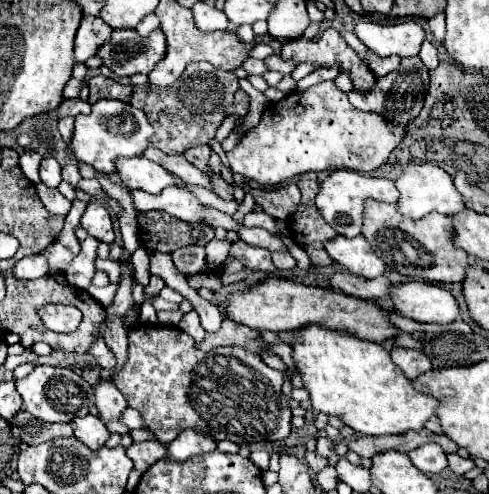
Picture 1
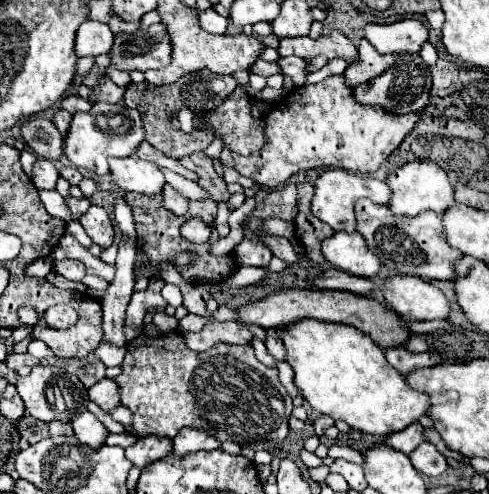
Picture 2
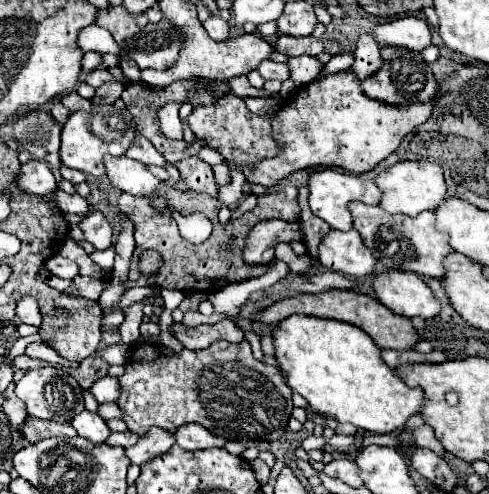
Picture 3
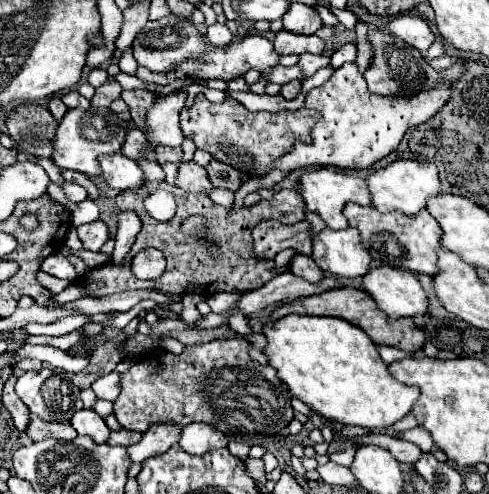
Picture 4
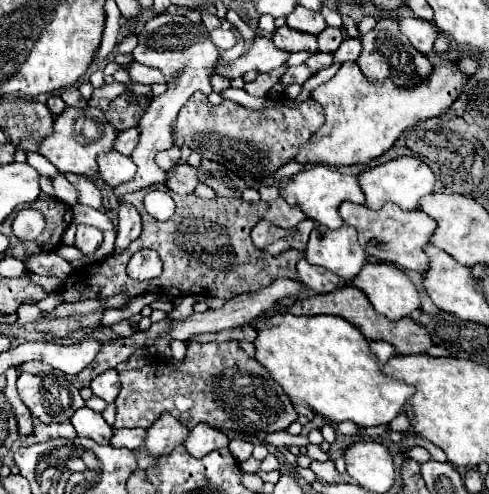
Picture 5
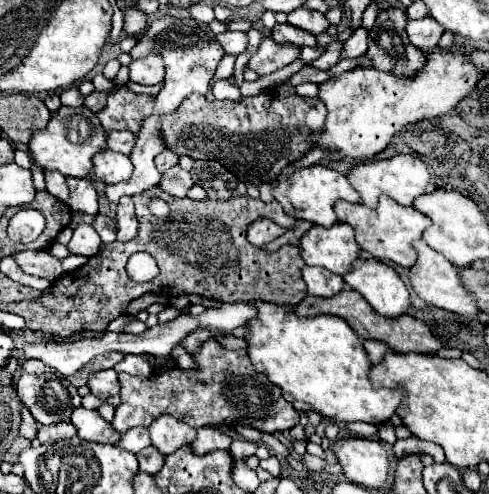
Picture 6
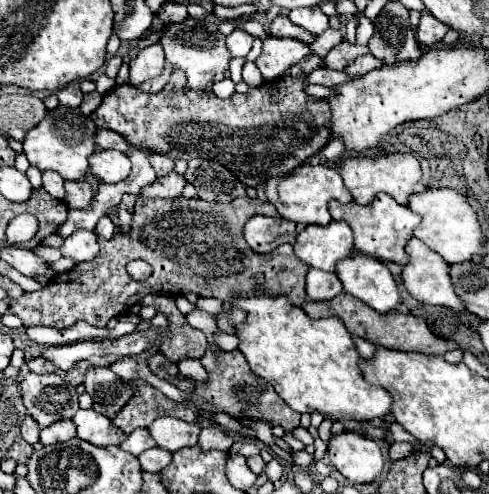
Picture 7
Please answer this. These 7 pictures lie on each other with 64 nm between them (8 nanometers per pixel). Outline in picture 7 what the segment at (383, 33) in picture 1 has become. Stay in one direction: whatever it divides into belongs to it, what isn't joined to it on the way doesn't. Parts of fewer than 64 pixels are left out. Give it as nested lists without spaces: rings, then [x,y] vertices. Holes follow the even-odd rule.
[[[422,12],[420,18],[420,26],[416,30],[416,40],[420,44],[424,44],[424,48],[432,48],[438,42],[442,42],[444,34],[450,30],[448,24],[442,24],[440,20],[436,20],[430,12]]]

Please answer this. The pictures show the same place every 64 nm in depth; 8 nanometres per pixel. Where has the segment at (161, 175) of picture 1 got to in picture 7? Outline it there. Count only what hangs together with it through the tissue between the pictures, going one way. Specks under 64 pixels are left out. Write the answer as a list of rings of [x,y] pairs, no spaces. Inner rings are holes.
[[[96,150],[88,162],[90,172],[104,184],[122,182],[130,172],[130,158],[118,150]]]

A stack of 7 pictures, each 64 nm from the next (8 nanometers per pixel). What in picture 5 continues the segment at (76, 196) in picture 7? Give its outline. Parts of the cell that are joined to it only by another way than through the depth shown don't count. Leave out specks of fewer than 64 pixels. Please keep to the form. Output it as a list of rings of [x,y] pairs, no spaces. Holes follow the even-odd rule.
[[[66,174],[66,180],[78,190],[78,204],[90,206],[94,210],[98,210],[102,206],[102,194],[92,180],[88,180],[84,176],[76,176],[76,174]]]

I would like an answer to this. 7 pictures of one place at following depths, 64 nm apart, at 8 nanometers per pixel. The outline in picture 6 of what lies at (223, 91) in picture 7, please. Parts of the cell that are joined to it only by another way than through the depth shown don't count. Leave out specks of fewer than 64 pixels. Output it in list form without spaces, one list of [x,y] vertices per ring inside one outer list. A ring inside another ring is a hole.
[[[218,80],[218,82],[214,82],[212,94],[214,94],[216,100],[240,100],[242,98],[238,86],[232,84],[230,80]]]

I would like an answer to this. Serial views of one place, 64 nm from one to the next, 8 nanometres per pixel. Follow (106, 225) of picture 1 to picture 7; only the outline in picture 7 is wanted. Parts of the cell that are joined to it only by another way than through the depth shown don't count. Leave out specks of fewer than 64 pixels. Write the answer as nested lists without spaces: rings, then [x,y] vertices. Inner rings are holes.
[[[74,232],[64,240],[60,246],[60,252],[64,258],[72,258],[76,262],[88,262],[98,256],[98,242],[94,232]]]

